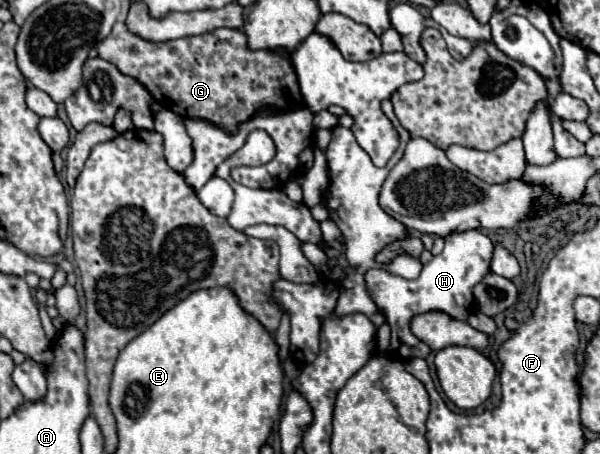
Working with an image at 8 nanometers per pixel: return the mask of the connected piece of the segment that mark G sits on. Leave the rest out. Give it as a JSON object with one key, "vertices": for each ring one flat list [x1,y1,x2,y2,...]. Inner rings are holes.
{"vertices":[[118,20,108,38,98,46,98,56,118,66,122,74,136,78,152,94,156,102,164,108,184,116,184,118,202,118,208,120,226,132,236,132,236,126,254,116,260,106,272,106,274,110,288,112,294,106,304,106,302,94,298,92,298,78,290,64,290,54,286,50,250,50,246,46,246,34,242,30,218,28,200,36,186,36,178,40,168,40,162,44,146,42,126,30,124,20]]}

